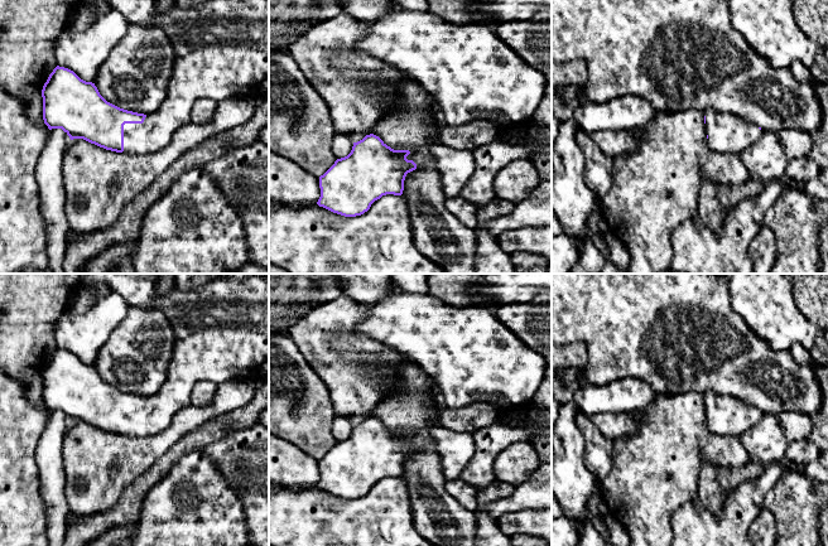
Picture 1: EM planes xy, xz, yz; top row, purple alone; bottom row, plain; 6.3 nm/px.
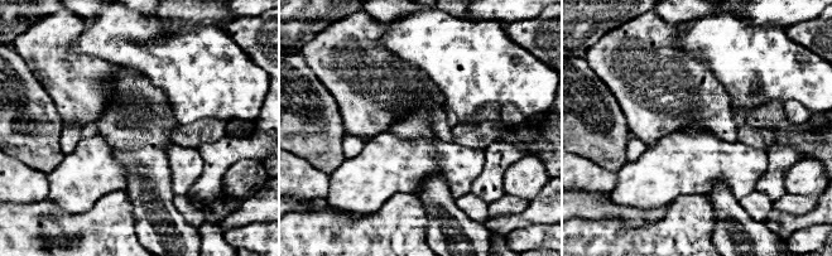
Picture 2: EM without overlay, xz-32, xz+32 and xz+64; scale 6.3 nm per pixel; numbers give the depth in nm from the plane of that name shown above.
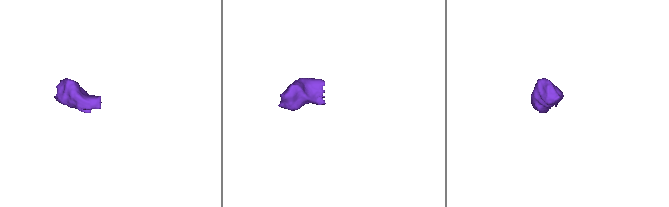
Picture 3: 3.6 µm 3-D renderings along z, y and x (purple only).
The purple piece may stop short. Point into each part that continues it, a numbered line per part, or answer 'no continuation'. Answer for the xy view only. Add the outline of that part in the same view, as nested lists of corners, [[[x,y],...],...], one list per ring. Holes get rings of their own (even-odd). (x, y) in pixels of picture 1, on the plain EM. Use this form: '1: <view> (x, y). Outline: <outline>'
1: xy (221, 328). Outline: [[[81,274],[83,286],[106,282],[112,294],[120,295],[129,308],[158,309],[169,319],[175,334],[174,351],[162,387],[148,396],[143,406],[124,407],[124,436],[146,438],[164,431],[178,411],[191,405],[191,392],[196,382],[210,380],[220,385],[234,380],[269,376],[269,274],[221,274],[210,282],[180,290],[174,282],[168,291],[159,289],[160,274]]]

